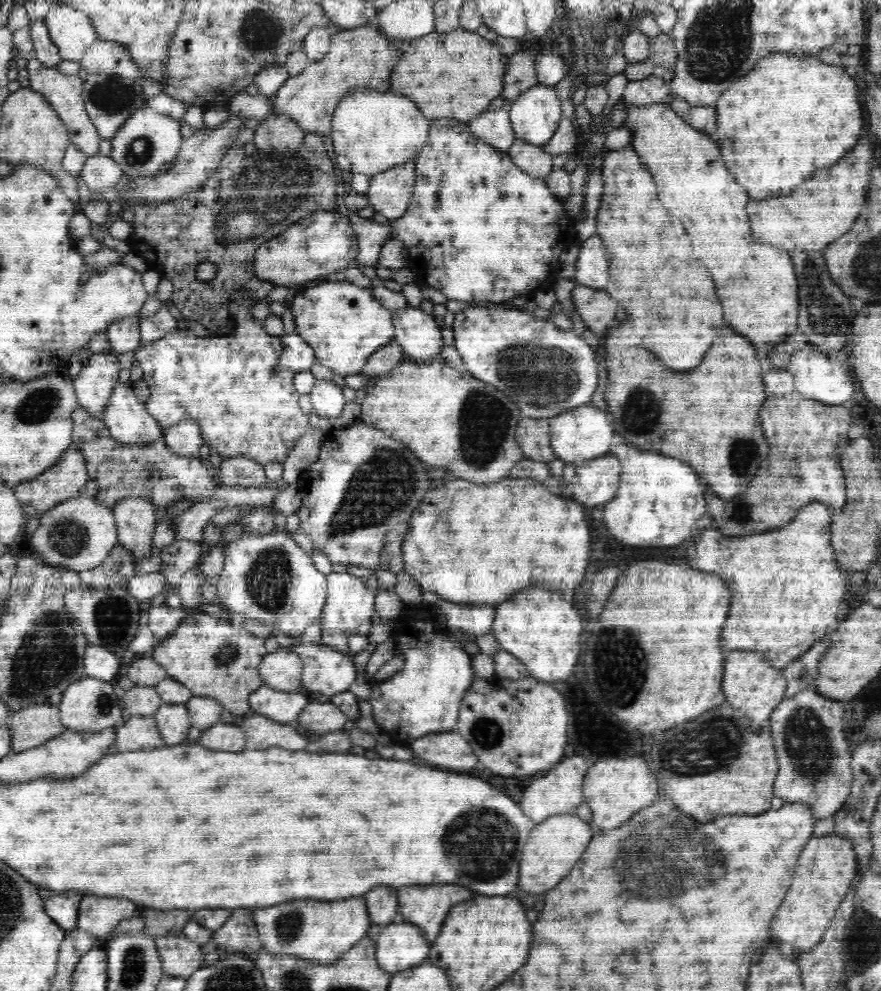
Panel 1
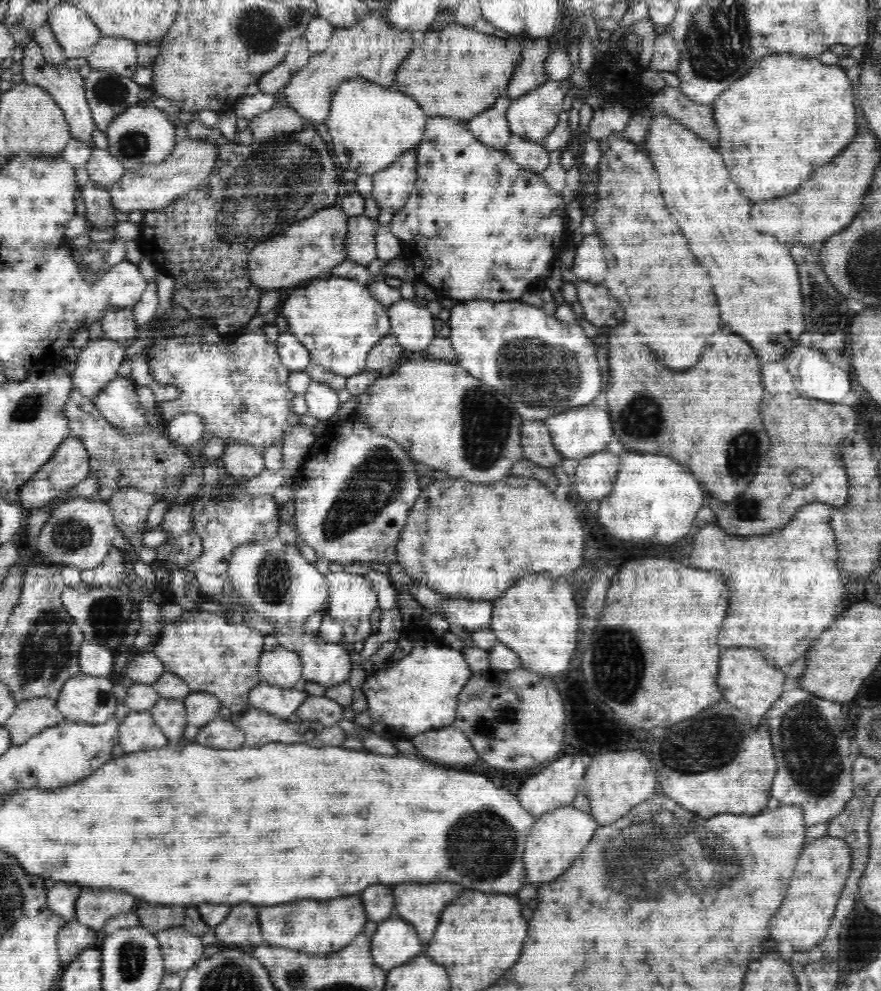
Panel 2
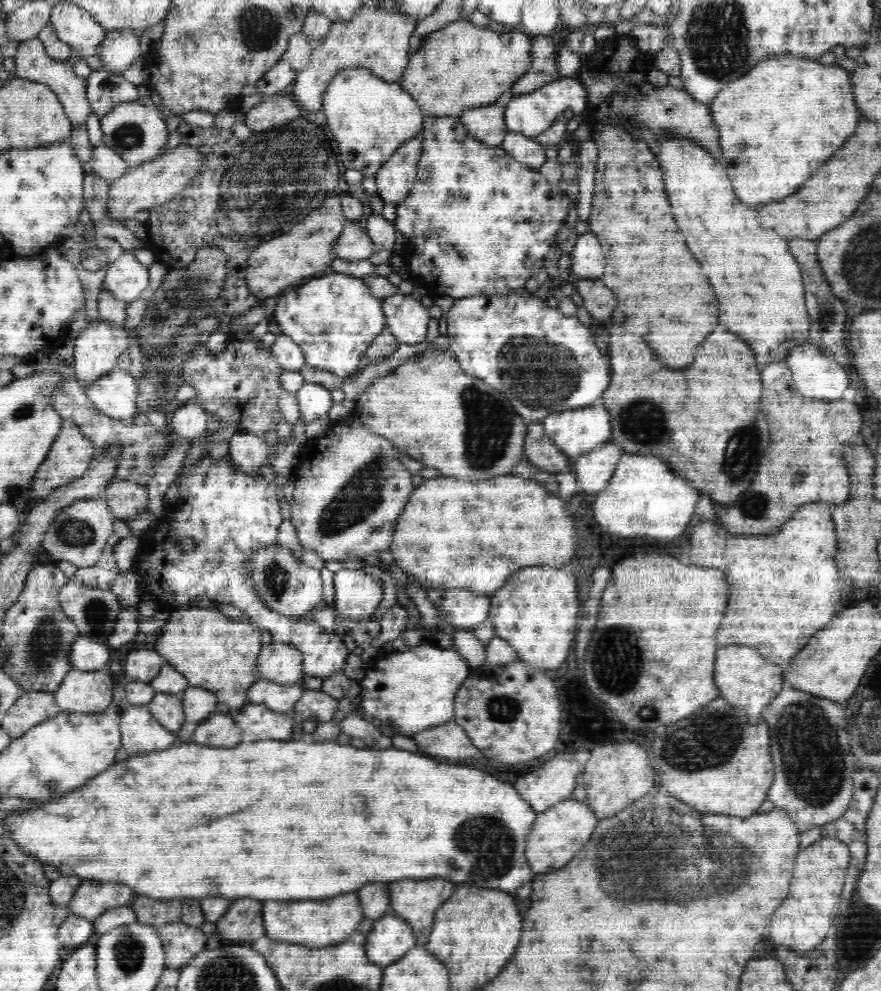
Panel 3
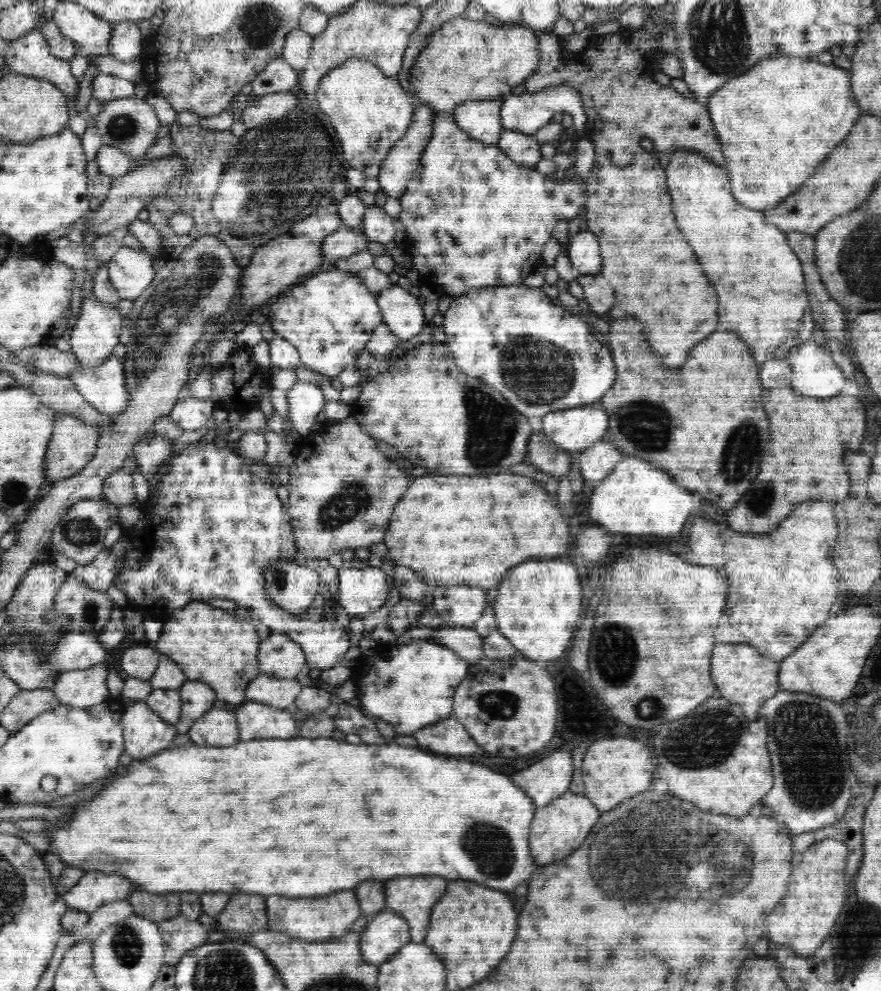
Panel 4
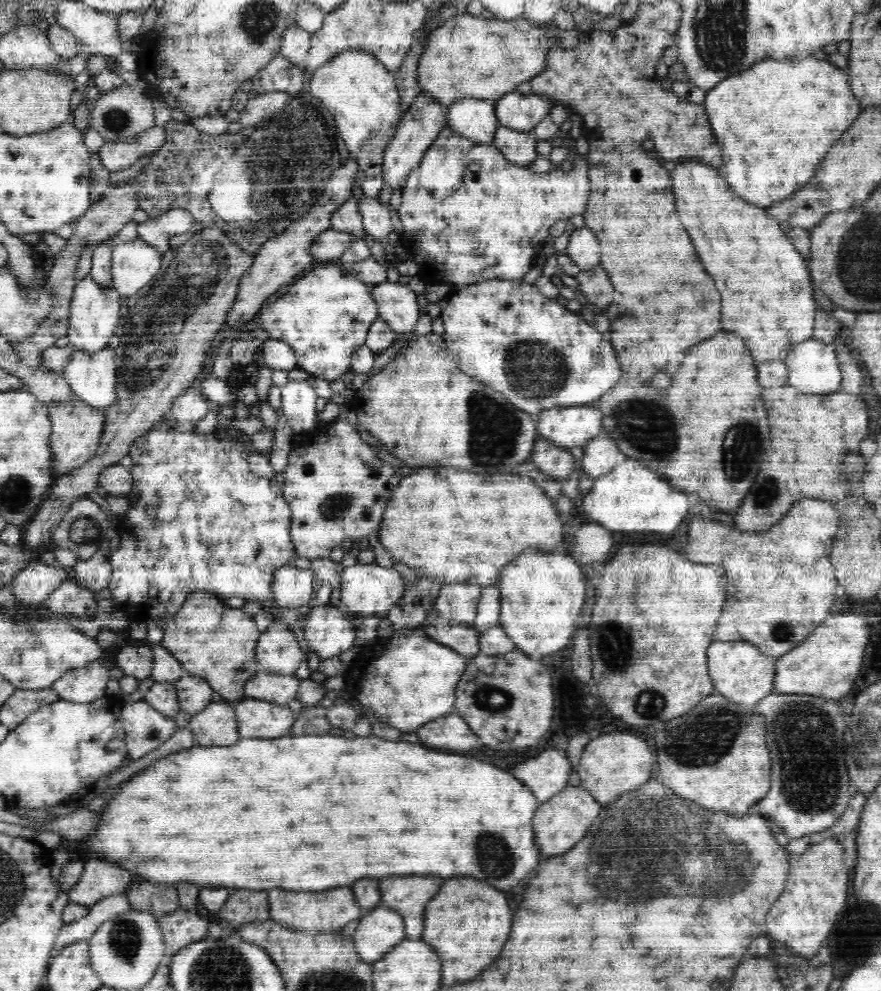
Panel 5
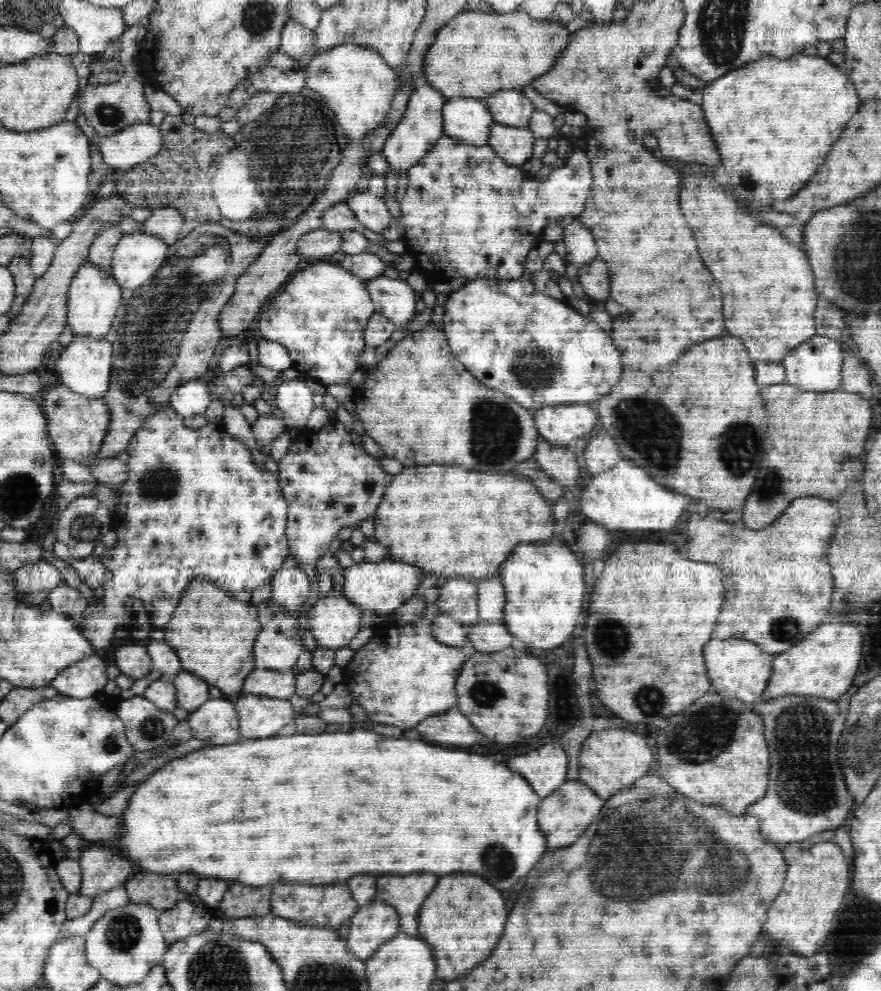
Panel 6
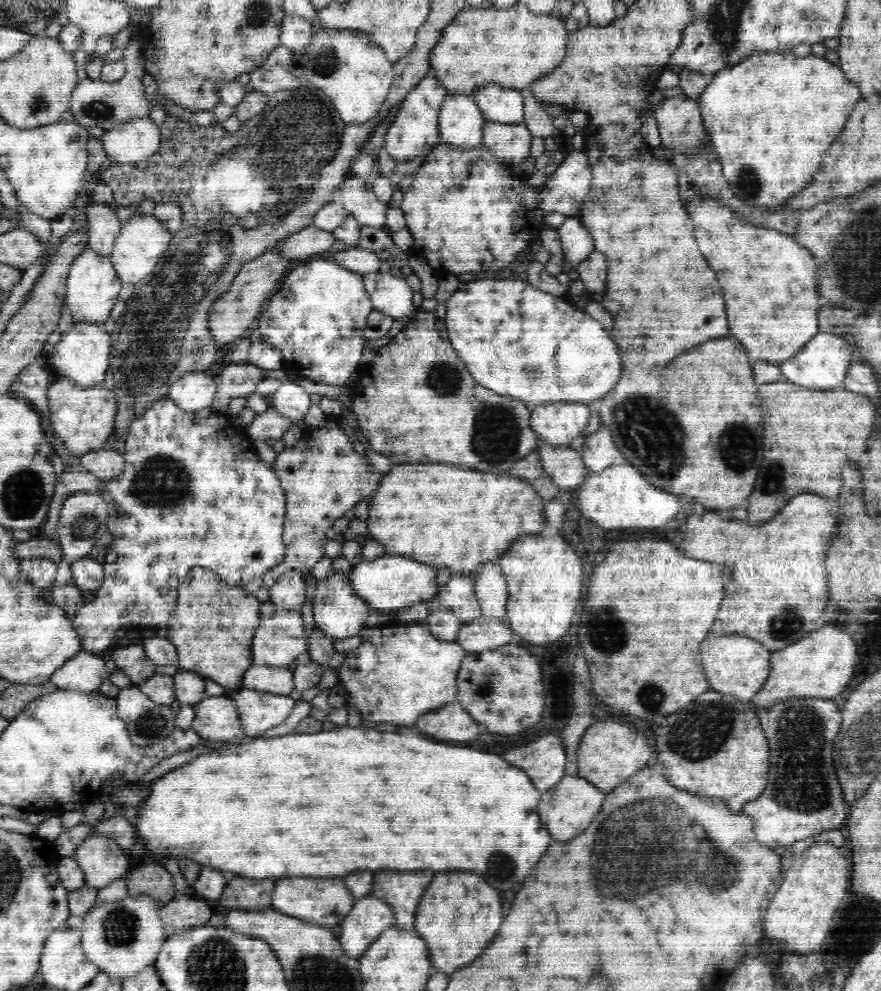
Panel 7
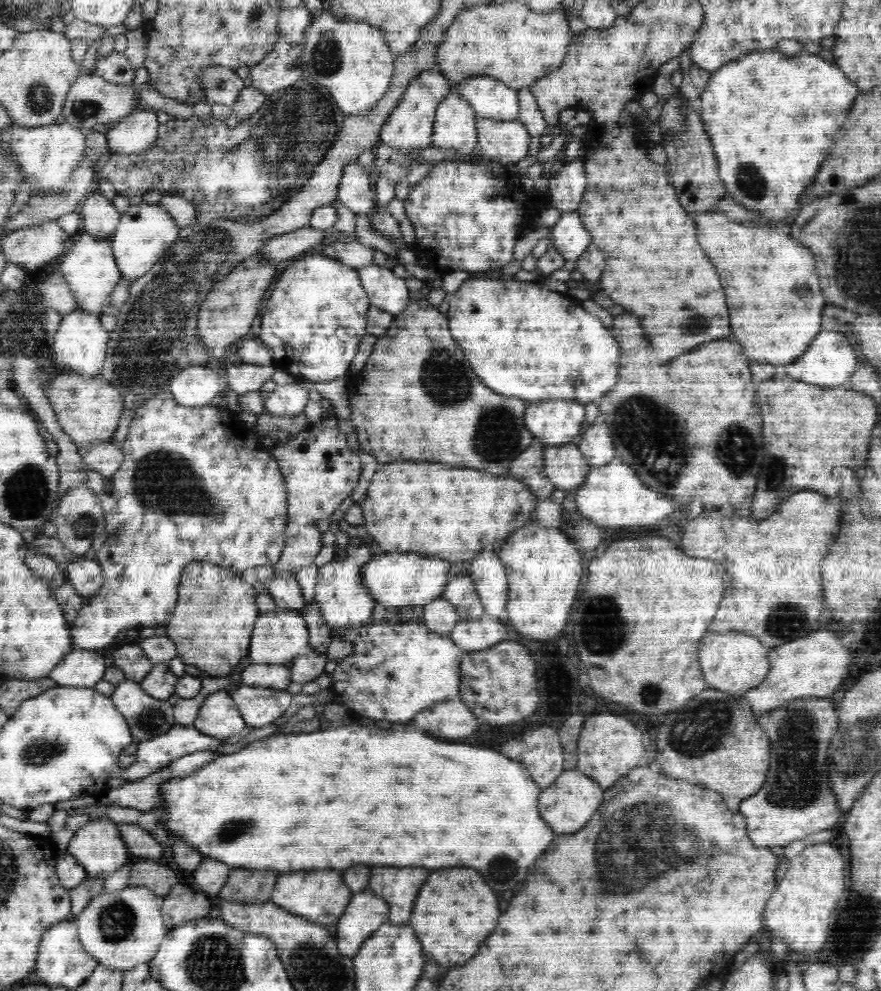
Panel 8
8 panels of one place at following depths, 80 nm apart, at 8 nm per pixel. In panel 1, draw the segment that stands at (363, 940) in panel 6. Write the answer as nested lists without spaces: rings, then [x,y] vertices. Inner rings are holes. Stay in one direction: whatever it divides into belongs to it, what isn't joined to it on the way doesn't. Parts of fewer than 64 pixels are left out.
[[[402,919],[383,928],[376,941],[376,962],[387,973],[400,972],[428,961],[431,942],[420,928]]]

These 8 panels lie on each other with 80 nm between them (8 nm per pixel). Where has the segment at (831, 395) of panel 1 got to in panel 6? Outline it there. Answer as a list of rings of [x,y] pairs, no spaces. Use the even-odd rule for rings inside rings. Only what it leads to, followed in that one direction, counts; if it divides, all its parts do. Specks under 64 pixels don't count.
[[[812,336],[786,355],[782,363],[786,371],[785,382],[806,392],[828,392],[839,390],[841,386],[842,348],[831,337]]]

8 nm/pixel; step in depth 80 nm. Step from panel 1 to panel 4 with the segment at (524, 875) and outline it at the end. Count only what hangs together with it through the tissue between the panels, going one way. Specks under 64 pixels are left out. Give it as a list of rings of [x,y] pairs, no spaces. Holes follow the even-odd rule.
[[[565,793],[552,800],[545,808],[537,808],[531,825],[528,843],[531,846],[532,859],[537,866],[556,864],[556,860],[570,857],[585,842],[592,826],[602,813],[596,809],[585,794]]]

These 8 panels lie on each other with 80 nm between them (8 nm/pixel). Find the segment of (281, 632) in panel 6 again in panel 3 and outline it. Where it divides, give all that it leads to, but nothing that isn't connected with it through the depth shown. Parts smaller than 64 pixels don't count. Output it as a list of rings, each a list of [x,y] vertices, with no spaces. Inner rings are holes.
[[[286,641],[263,644],[257,660],[262,679],[294,684],[304,677],[303,654],[295,645]]]

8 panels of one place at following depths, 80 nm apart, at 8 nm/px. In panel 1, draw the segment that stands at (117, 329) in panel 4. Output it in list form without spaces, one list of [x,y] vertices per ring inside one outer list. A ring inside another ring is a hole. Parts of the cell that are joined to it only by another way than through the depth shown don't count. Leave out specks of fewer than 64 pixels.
[[[92,354],[90,362],[74,380],[78,403],[100,420],[104,417],[105,400],[118,384],[120,371],[116,356]]]

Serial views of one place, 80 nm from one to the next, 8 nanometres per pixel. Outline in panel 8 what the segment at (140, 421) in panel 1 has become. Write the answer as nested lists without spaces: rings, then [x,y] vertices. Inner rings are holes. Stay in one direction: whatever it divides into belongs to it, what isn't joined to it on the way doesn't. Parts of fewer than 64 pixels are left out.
[[[74,309],[73,312],[66,313],[61,320],[59,330],[53,339],[52,356],[64,372],[94,377],[101,375],[108,342],[109,332],[102,327],[100,318],[84,310]]]

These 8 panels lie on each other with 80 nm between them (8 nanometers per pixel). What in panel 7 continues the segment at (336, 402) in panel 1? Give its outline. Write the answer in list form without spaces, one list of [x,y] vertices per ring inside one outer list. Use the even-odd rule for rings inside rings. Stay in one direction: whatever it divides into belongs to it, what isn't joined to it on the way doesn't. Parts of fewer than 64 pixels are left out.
[[[299,380],[282,382],[269,397],[269,406],[294,424],[301,424],[310,410],[310,393],[302,388]]]

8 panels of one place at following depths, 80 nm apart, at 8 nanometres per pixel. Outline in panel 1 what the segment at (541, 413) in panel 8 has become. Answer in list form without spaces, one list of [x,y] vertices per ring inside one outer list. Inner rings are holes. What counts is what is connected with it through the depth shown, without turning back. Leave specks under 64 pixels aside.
[[[580,406],[551,417],[548,422],[553,453],[565,463],[572,462],[578,465],[586,460],[610,454],[612,439],[616,434],[604,410],[598,410],[594,406]]]

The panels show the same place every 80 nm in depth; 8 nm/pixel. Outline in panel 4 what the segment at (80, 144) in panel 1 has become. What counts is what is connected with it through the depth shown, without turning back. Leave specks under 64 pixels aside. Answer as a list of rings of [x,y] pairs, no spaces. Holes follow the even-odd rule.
[[[34,28],[22,38],[8,41],[8,45],[4,57],[12,73],[51,81],[63,89],[64,96],[68,102],[72,102],[70,106],[74,108],[80,79],[72,75],[68,59],[61,59],[51,53],[51,48],[39,29]]]

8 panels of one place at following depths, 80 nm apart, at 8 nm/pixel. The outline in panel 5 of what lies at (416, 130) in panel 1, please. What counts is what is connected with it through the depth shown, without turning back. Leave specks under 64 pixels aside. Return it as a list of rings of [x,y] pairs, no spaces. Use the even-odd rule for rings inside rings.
[[[342,49],[313,70],[313,75],[306,85],[307,92],[312,98],[317,98],[324,108],[331,113],[335,126],[340,132],[347,146],[349,156],[358,157],[359,170],[366,177],[381,176],[385,145],[396,132],[397,125],[403,119],[402,104],[396,86],[395,75],[388,72],[387,68],[372,53],[362,49]]]

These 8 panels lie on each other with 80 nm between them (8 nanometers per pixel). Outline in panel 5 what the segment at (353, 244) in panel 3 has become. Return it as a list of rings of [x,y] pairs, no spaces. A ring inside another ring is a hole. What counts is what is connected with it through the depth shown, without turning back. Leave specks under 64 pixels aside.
[[[334,229],[322,232],[310,246],[310,253],[316,263],[331,262],[340,258],[344,250],[348,249],[351,240],[356,237],[347,232],[337,231]]]

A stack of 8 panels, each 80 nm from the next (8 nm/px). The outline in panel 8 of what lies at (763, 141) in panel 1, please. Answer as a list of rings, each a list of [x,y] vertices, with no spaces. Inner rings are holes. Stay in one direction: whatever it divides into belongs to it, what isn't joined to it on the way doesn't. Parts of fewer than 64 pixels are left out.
[[[777,48],[774,50],[756,51],[746,56],[736,58],[736,60],[732,60],[732,62],[724,64],[722,68],[713,71],[704,91],[698,99],[698,108],[706,134],[712,143],[714,155],[718,156],[718,164],[720,164],[718,177],[720,177],[720,182],[726,186],[728,194],[732,195],[734,200],[738,200],[738,203],[742,204],[742,206],[746,206],[748,211],[756,212],[754,216],[768,218],[768,220],[772,218],[772,226],[782,226],[782,224],[786,222],[786,218],[792,220],[803,205],[800,194],[814,182],[814,176],[816,176],[818,170],[820,170],[820,164],[822,164],[822,160],[826,158],[826,154],[828,154],[828,150],[830,150],[830,146],[832,146],[832,142],[834,142],[834,134],[842,128],[842,124],[844,124],[844,120],[846,120],[846,116],[848,116],[848,112],[850,112],[856,96],[858,96],[856,84],[852,84],[852,80],[848,80],[848,78],[844,76],[844,72],[836,66],[835,62],[830,64],[829,61],[826,62],[826,60],[822,59],[819,55],[813,55],[805,50],[794,56],[787,55]]]

